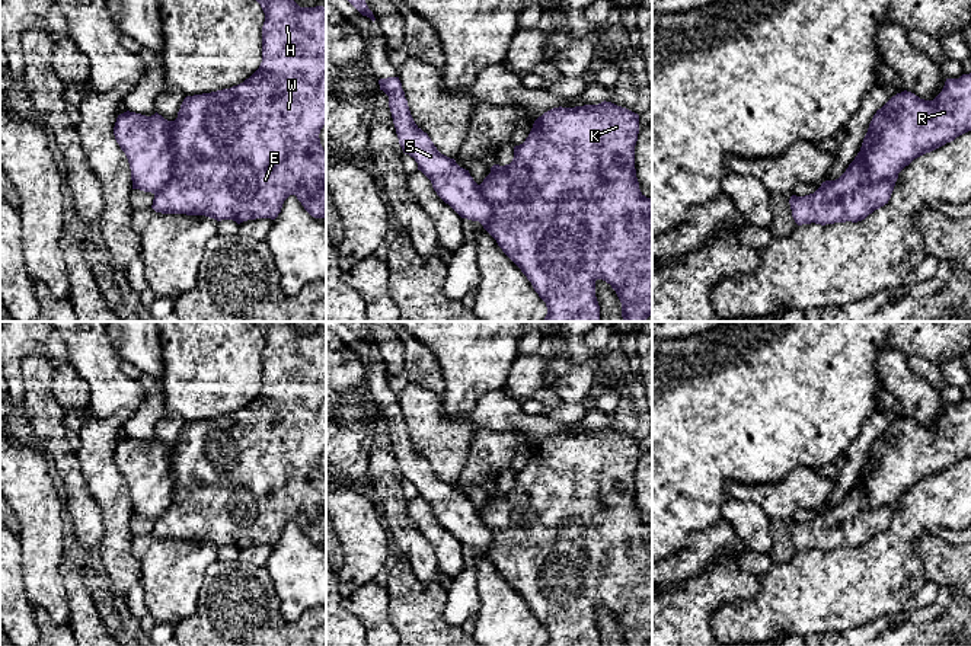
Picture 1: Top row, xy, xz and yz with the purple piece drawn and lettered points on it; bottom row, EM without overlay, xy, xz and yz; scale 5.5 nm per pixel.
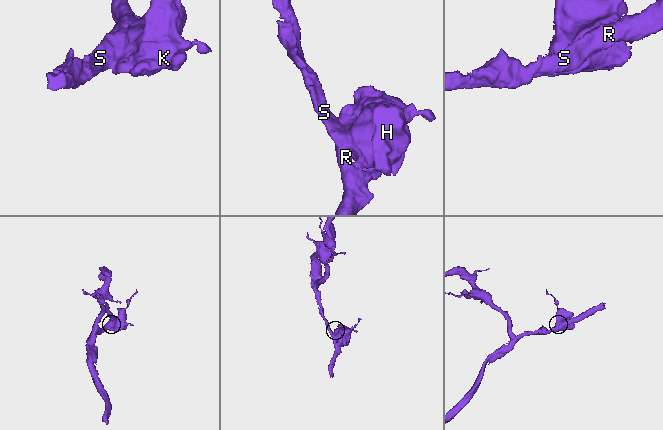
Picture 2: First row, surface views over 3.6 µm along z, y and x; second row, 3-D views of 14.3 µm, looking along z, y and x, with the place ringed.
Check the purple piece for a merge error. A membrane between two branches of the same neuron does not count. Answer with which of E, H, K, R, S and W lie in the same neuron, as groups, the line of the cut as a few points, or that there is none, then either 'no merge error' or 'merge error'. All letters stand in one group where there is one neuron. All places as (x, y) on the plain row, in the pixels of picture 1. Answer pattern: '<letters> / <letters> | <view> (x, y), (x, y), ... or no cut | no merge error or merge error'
E H K R S W | no cut | no merge error

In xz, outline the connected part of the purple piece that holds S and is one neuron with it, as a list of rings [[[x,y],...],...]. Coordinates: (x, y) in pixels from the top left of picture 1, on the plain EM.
[[[399,403],[379,406],[389,422],[389,434],[405,480],[418,489],[437,521],[461,544],[479,547],[502,578],[521,595],[534,617],[546,629],[544,646],[600,646],[595,607],[611,611],[622,629],[623,646],[646,646],[652,642],[652,525],[641,515],[635,495],[635,471],[639,441],[611,428],[575,434],[553,434],[539,442],[510,490],[494,490],[477,511],[469,496],[441,480],[427,458],[413,447]]]

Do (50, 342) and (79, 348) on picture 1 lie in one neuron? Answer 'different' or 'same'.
different

